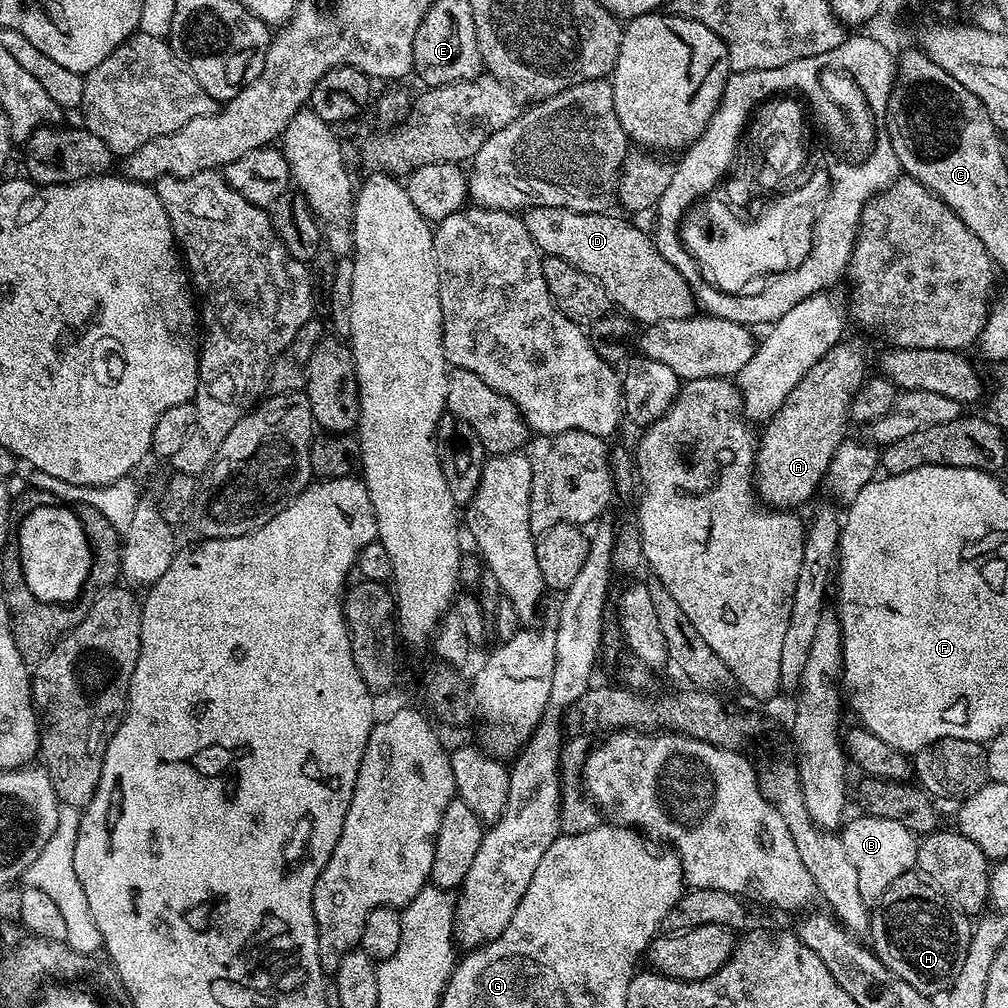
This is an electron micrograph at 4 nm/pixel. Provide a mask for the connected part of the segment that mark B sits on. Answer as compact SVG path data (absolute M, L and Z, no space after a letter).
M859 815L843 825L839 837L855 873L858 874L858 894L862 894L865 904L872 906L880 901L886 890L890 890L893 882L902 878L902 874L916 868L918 836L902 826L902 822L894 822L894 818Z

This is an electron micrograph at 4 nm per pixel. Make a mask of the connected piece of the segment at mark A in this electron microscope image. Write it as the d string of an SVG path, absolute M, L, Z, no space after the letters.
M848 338L841 339L829 352L814 366L803 374L802 380L798 382L794 390L786 397L786 402L782 402L782 406L777 410L775 416L763 425L764 433L761 431L758 436L758 443L756 445L756 471L754 473L754 487L756 495L765 505L775 506L780 510L796 510L799 509L799 504L804 504L816 492L816 487L820 488L825 483L825 476L827 468L830 466L831 459L834 458L835 451L846 437L849 435L848 428L850 429L850 417L848 411L852 405L852 396L859 390L863 384L866 383L868 372L868 352L864 349L864 344L860 340L848 340Z

